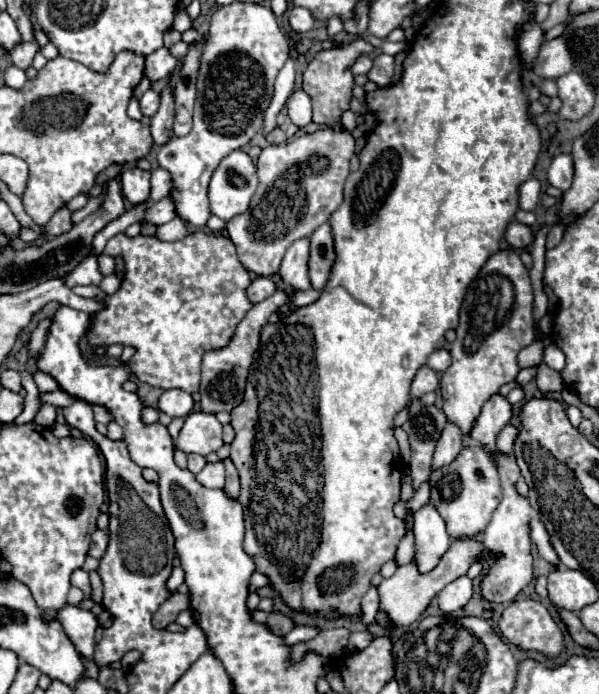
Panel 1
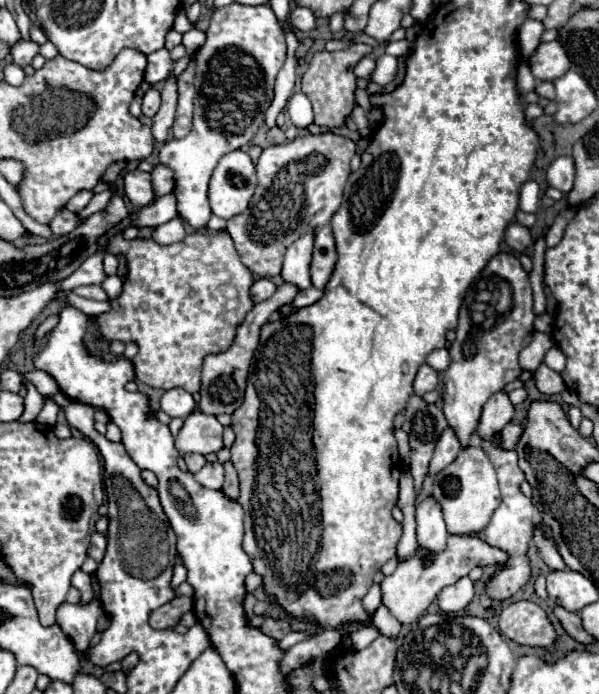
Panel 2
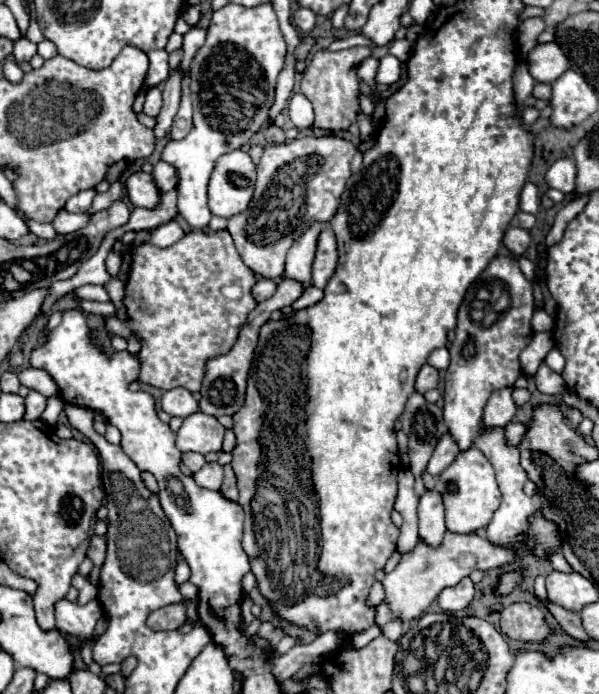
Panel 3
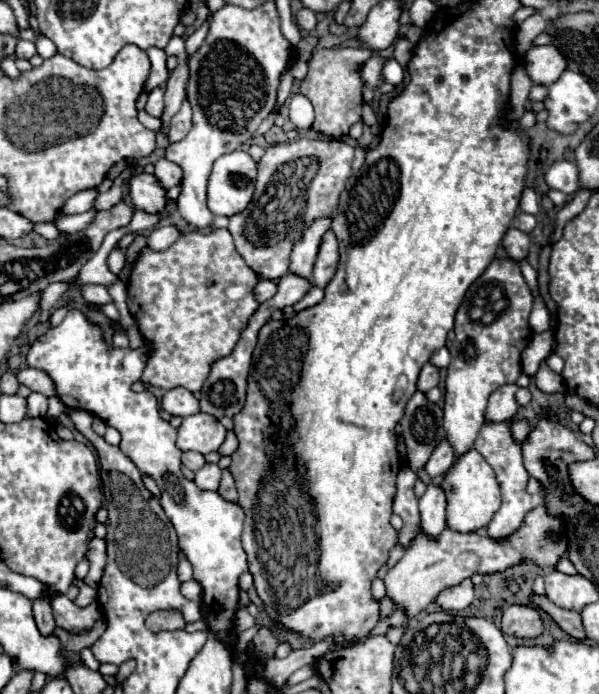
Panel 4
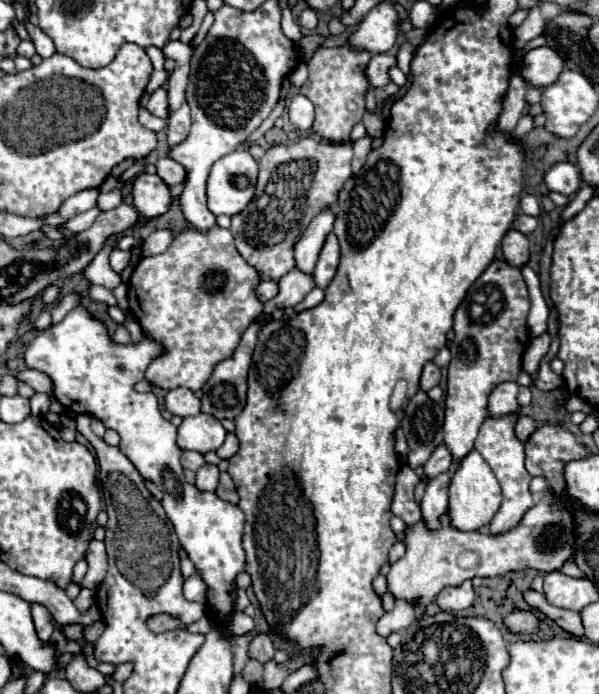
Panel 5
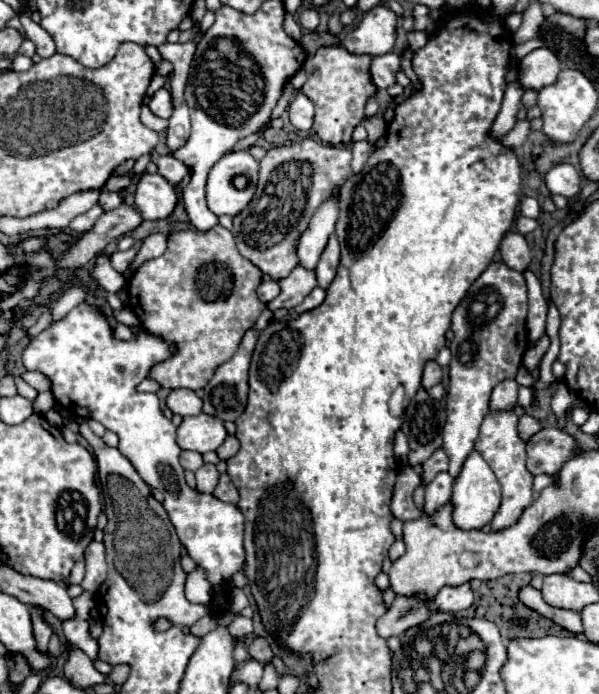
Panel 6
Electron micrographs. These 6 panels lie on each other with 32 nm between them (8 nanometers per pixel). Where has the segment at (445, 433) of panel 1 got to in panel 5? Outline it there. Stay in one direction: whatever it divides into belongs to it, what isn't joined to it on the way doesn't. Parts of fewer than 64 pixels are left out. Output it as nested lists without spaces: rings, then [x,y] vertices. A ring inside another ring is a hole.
[[[442,444],[442,446],[438,446],[438,448],[434,450],[434,454],[432,454],[432,456],[428,458],[428,462],[424,464],[424,474],[426,474],[428,480],[432,480],[432,478],[436,478],[438,474],[448,472],[450,464],[452,464],[452,456],[450,456],[448,448]]]

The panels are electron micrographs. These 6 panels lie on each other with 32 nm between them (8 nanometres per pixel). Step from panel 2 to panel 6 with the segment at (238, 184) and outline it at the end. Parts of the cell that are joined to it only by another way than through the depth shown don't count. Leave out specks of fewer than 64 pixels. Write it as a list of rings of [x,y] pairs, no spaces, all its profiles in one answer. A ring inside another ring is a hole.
[[[248,150],[242,152],[232,152],[228,156],[222,156],[210,170],[208,174],[208,184],[206,184],[206,200],[208,200],[208,208],[216,214],[228,214],[228,216],[236,216],[240,214],[248,202],[254,196],[256,190],[256,182],[258,182],[258,168],[260,164],[250,156]]]

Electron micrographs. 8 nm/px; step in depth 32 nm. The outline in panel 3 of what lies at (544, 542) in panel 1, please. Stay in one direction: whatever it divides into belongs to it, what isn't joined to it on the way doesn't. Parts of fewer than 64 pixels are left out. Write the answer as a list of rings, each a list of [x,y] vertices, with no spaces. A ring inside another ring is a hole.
[[[554,552],[554,553],[550,554],[550,556],[548,557],[547,563],[554,570],[557,570],[560,572],[565,572],[565,573],[573,572],[573,569],[568,564],[568,562],[565,560],[562,553]]]

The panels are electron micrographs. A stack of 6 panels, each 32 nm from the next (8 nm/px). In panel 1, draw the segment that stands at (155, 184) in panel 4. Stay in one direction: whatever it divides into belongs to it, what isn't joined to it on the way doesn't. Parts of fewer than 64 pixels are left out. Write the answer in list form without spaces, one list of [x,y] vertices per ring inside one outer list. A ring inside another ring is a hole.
[[[140,168],[126,170],[122,174],[122,192],[134,206],[144,204],[150,196],[150,172]]]

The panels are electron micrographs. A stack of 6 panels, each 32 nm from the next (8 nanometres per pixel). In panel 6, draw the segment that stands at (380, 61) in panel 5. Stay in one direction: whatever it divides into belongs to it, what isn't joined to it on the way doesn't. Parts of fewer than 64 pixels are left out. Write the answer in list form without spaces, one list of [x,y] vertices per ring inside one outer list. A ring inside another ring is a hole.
[[[390,52],[384,56],[376,56],[372,60],[372,80],[378,88],[390,88],[396,84],[396,72],[400,72],[400,56]]]

